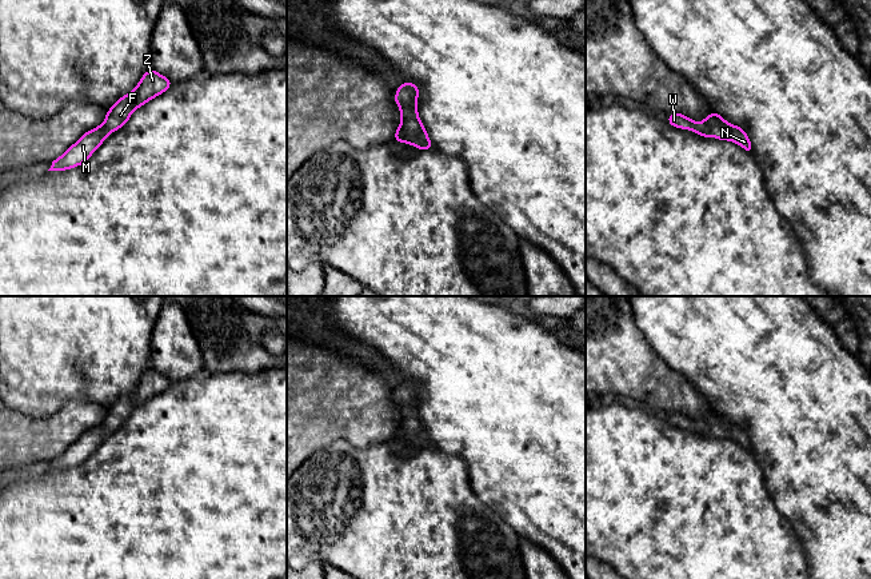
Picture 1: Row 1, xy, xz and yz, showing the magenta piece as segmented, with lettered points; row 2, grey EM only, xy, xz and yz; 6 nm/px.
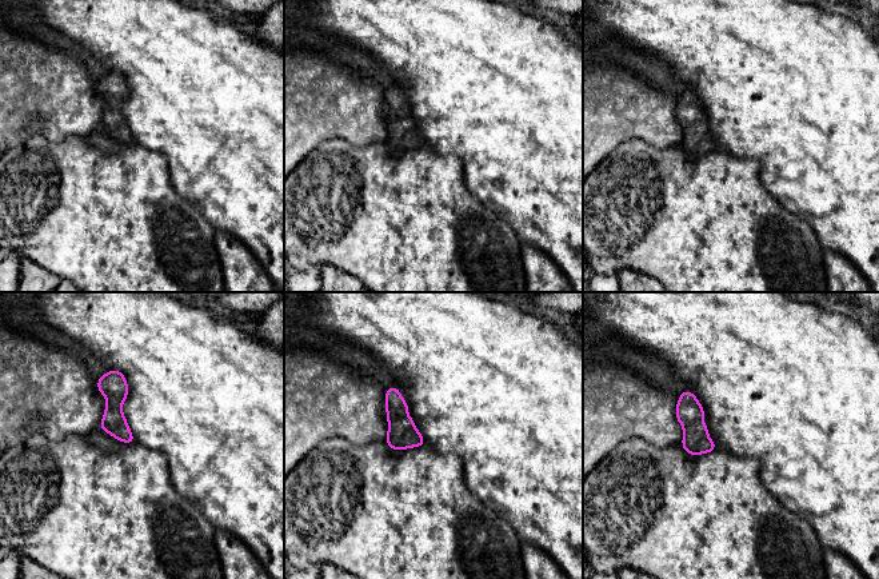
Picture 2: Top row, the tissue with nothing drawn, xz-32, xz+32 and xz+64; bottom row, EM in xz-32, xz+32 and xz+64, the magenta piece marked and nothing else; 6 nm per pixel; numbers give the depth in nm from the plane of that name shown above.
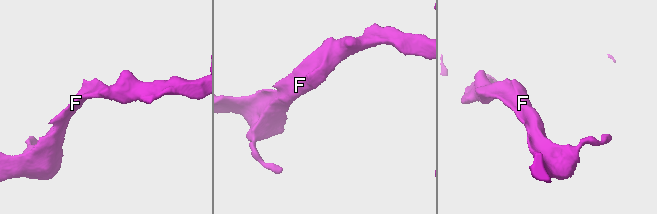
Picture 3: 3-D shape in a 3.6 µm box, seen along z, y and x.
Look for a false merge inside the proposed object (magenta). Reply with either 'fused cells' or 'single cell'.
single cell

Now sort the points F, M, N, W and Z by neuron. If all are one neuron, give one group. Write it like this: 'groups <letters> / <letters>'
groups F M N W Z

